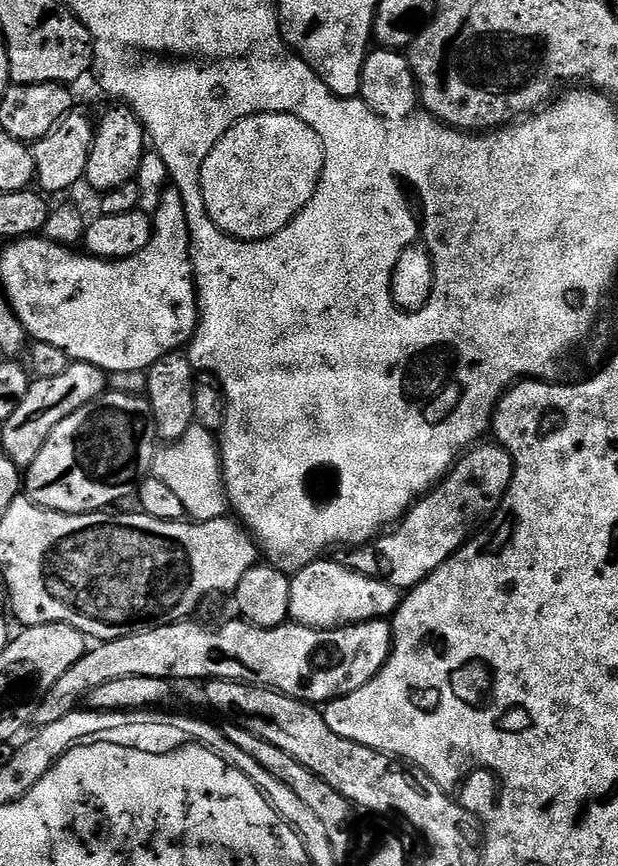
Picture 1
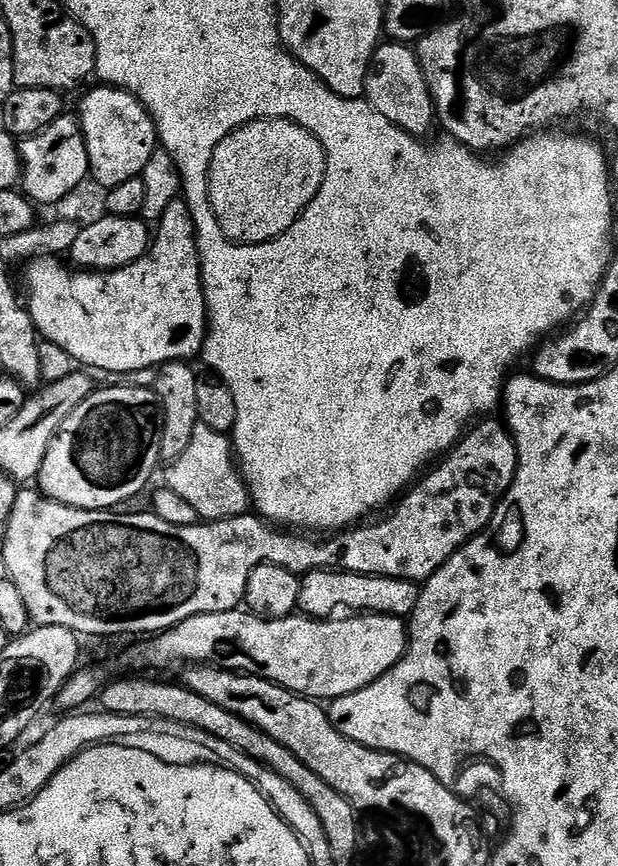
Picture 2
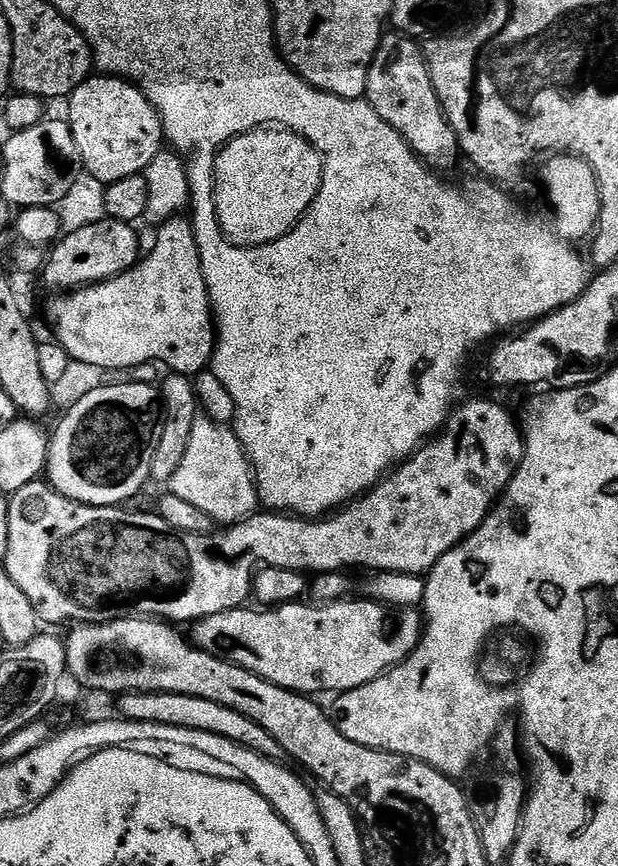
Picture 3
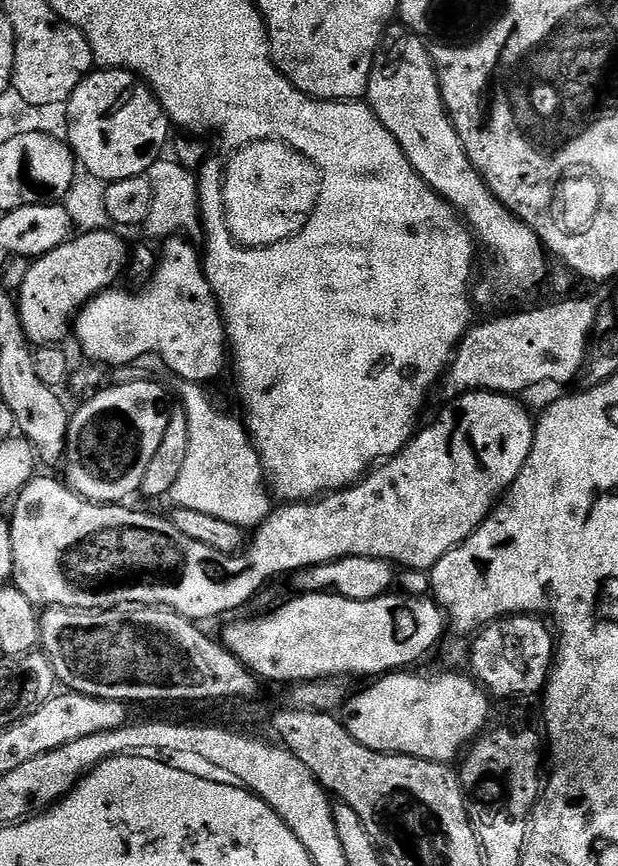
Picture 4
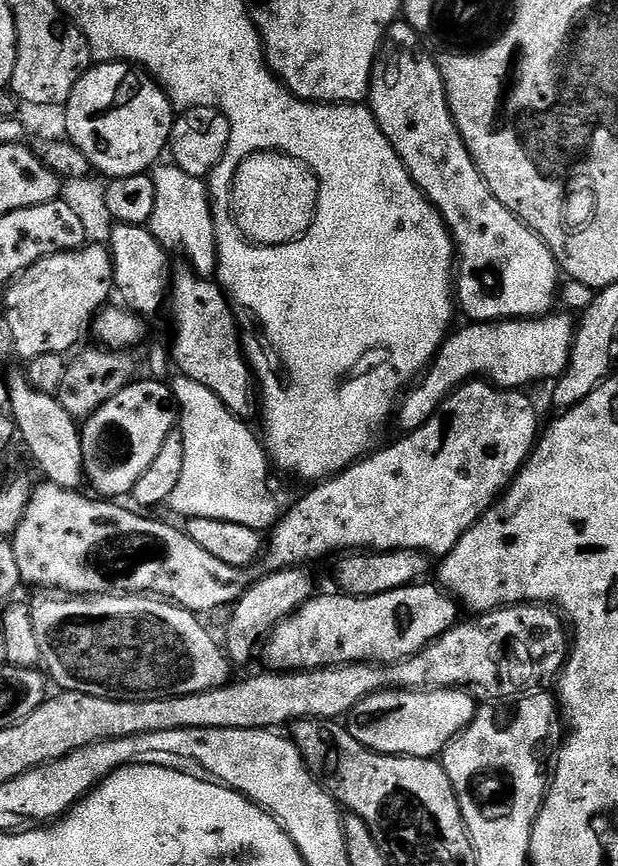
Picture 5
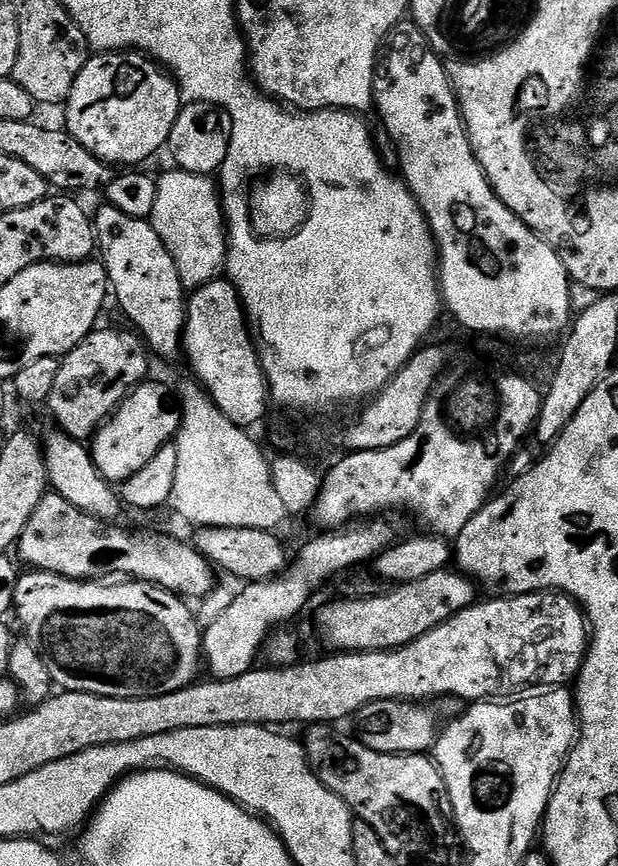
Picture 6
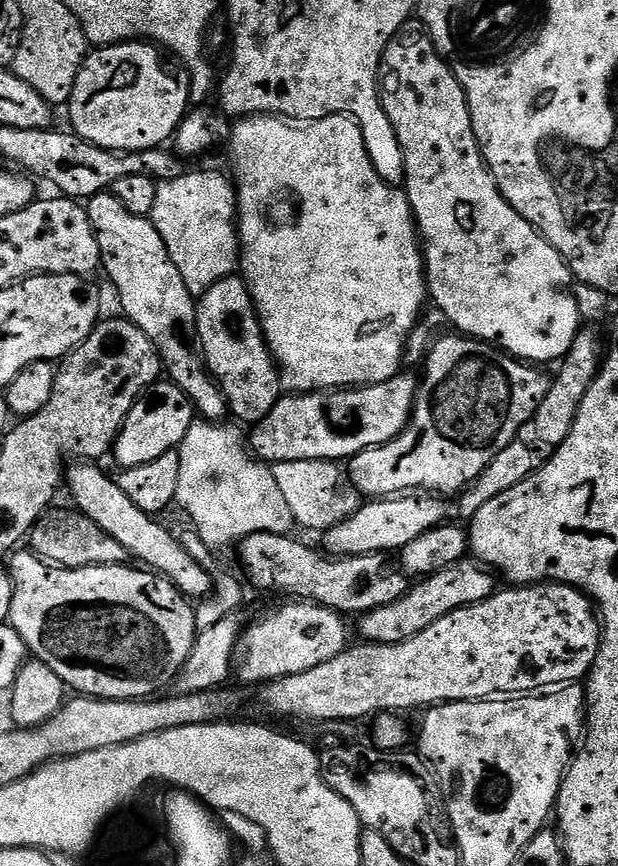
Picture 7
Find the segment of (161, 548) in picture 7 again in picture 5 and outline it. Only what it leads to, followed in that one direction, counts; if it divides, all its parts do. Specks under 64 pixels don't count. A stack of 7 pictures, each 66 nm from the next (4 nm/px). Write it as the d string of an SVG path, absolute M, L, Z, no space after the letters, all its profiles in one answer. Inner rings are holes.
M27 371L7 373L8 407L12 421L16 423L19 439L24 439L28 452L47 483L73 490L85 483L84 463L82 462L82 444L80 442L81 425L77 419L56 401L51 392L34 390L28 380Z

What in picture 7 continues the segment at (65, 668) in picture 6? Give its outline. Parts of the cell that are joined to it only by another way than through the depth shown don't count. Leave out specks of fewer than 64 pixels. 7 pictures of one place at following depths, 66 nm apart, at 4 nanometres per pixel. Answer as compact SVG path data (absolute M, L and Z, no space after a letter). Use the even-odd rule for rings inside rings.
M17 550L11 553L10 571L12 573L12 585L14 586L14 602L10 602L10 614L7 623L22 638L24 645L28 647L29 653L35 659L41 660L73 693L82 696L95 696L98 700L142 700L157 695L159 688L164 688L175 681L176 676L182 670L186 658L190 658L190 650L194 646L198 629L196 626L196 614L193 605L186 597L171 584L162 574L157 574L143 567L128 568L127 563L123 564L99 564L89 568L57 568L49 566L31 550Z

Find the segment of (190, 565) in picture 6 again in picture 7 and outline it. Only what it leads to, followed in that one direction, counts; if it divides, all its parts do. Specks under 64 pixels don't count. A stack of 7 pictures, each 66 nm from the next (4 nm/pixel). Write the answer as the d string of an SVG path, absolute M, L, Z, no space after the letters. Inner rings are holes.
M49 510L42 519L32 527L30 533L30 548L41 560L57 568L89 568L99 564L123 564L129 559L129 554L122 545L114 542L110 534L106 534L90 518L80 512L56 512Z

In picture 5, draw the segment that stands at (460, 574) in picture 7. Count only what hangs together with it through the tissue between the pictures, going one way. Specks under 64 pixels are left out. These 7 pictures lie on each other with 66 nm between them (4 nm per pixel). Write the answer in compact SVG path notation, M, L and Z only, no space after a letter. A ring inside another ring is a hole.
M415 582L372 597L345 594L313 596L293 616L286 617L268 633L262 644L263 667L273 672L307 672L309 668L334 668L338 664L370 663L387 666L410 658L437 640L443 632L449 632L458 620L457 601L443 587L426 583Z

